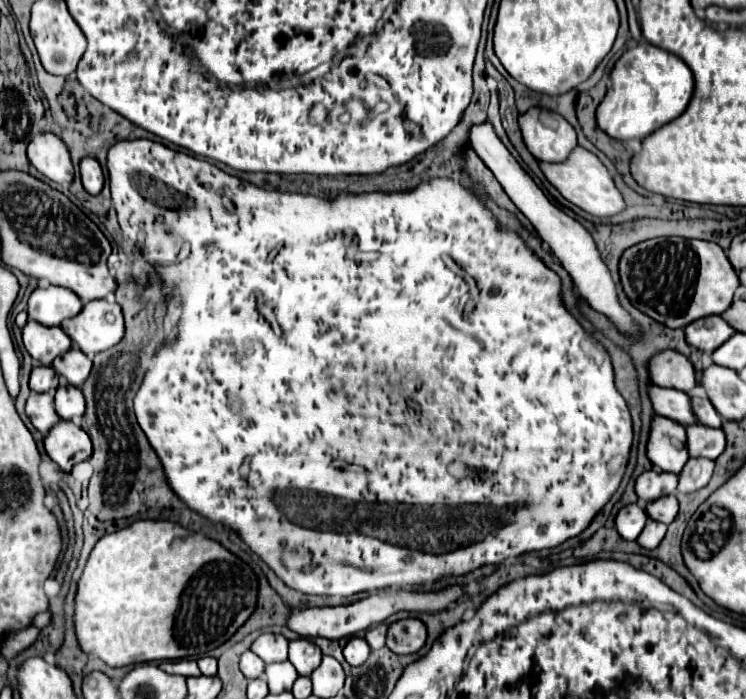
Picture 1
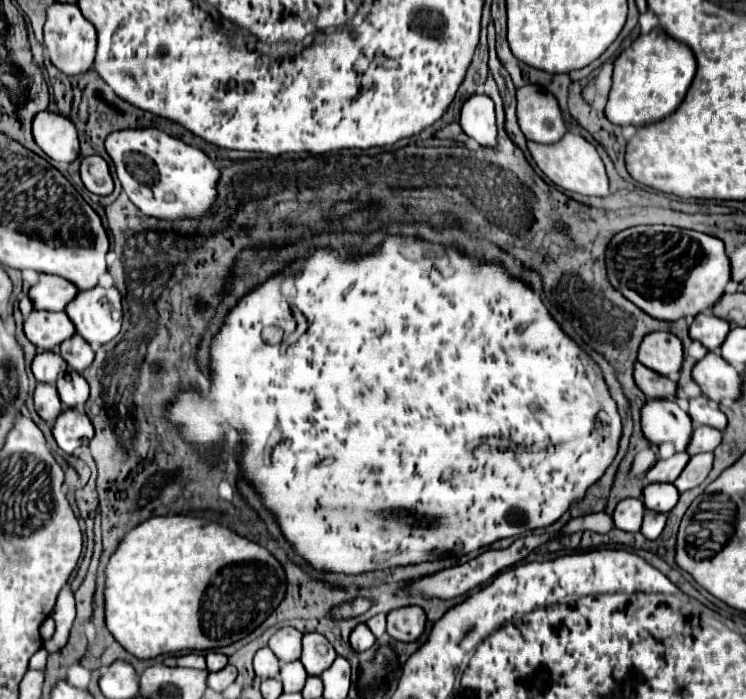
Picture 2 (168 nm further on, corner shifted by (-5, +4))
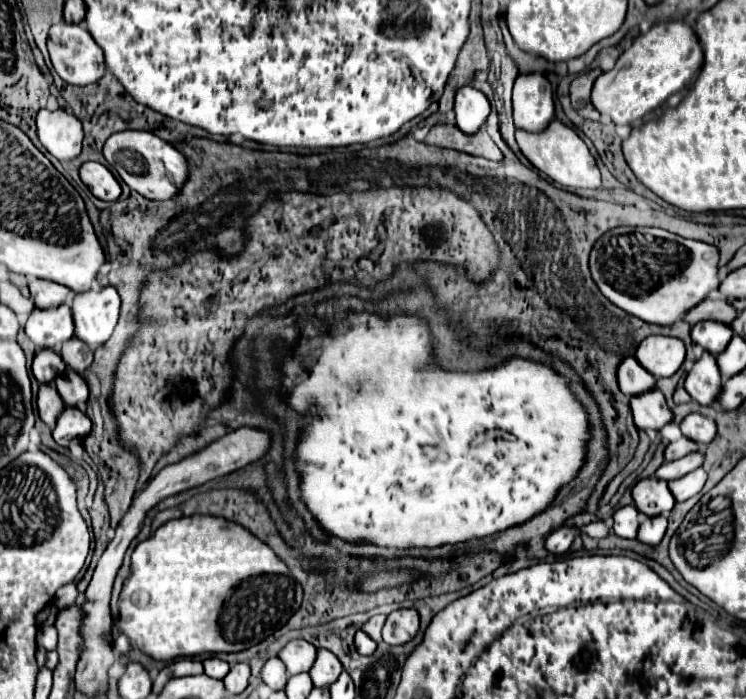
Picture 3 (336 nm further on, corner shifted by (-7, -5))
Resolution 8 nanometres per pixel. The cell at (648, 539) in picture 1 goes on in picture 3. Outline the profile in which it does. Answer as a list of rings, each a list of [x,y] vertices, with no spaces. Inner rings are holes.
[[[641,514],[641,526],[639,526],[637,540],[643,544],[649,544],[649,546],[657,546],[663,540],[665,530],[667,530],[667,518],[665,516],[649,518],[649,516]]]

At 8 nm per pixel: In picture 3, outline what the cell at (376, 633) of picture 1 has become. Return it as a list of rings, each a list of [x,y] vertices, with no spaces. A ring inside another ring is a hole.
[[[373,616],[365,626],[363,632],[367,632],[375,642],[381,642],[381,628],[385,624],[385,616]]]

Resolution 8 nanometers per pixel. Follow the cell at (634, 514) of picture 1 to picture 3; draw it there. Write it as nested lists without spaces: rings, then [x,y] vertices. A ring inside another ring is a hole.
[[[623,506],[615,512],[613,516],[615,524],[613,524],[613,532],[621,538],[637,538],[637,530],[639,530],[639,510],[635,506]]]

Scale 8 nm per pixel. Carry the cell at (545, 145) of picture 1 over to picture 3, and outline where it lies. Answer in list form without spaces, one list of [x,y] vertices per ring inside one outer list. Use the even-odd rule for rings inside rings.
[[[527,74],[515,80],[513,118],[515,126],[525,132],[543,132],[553,122],[553,90],[543,74]]]

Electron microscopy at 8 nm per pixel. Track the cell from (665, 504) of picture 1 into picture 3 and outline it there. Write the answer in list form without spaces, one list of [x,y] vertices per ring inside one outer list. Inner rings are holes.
[[[657,478],[637,482],[633,488],[633,500],[637,510],[647,516],[659,516],[659,514],[667,516],[675,506],[675,498],[669,492],[667,482]]]

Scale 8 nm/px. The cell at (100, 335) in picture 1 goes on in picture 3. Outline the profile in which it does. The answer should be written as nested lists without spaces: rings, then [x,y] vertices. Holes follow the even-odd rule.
[[[105,286],[101,292],[75,294],[71,304],[75,336],[89,348],[105,344],[117,326],[119,304],[119,294],[111,286]]]

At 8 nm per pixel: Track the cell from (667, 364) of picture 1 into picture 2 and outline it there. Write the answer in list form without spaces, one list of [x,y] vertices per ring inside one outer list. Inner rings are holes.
[[[655,331],[643,337],[637,357],[645,367],[661,375],[671,375],[681,371],[683,345],[677,335],[667,331]]]

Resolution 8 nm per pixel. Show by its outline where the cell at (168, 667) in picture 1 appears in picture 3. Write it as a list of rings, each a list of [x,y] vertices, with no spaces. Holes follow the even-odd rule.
[[[181,658],[181,660],[175,660],[173,664],[169,664],[165,668],[165,674],[167,674],[167,678],[203,674],[203,664],[199,660],[193,660],[193,658]]]

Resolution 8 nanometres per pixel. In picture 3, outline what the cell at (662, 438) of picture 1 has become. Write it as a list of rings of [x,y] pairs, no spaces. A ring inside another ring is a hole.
[[[657,388],[649,394],[631,398],[631,410],[635,426],[639,430],[661,430],[663,426],[673,422],[673,412],[667,408],[665,398]]]

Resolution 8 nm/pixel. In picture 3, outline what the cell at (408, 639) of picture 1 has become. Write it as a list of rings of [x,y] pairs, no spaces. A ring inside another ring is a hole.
[[[395,610],[387,616],[383,626],[383,640],[387,644],[407,644],[419,632],[419,614],[417,610]]]

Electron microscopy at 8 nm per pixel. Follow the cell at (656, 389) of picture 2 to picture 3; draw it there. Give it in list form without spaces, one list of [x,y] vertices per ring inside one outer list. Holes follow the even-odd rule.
[[[625,358],[619,364],[617,380],[619,380],[621,392],[629,398],[645,394],[657,386],[657,380],[651,378],[651,374],[647,374],[647,370],[643,370],[643,366],[635,362],[635,358]]]

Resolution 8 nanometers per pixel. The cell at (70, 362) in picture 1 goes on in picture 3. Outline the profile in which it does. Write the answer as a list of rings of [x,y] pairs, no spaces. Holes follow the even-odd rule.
[[[71,338],[63,344],[61,358],[71,370],[75,370],[77,374],[83,374],[87,370],[87,366],[91,366],[91,362],[93,362],[93,352],[87,344],[79,342],[79,338]]]

